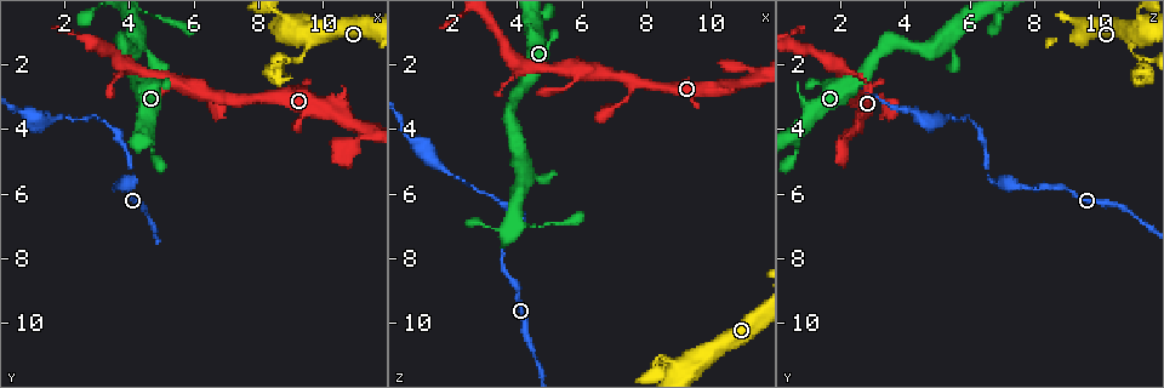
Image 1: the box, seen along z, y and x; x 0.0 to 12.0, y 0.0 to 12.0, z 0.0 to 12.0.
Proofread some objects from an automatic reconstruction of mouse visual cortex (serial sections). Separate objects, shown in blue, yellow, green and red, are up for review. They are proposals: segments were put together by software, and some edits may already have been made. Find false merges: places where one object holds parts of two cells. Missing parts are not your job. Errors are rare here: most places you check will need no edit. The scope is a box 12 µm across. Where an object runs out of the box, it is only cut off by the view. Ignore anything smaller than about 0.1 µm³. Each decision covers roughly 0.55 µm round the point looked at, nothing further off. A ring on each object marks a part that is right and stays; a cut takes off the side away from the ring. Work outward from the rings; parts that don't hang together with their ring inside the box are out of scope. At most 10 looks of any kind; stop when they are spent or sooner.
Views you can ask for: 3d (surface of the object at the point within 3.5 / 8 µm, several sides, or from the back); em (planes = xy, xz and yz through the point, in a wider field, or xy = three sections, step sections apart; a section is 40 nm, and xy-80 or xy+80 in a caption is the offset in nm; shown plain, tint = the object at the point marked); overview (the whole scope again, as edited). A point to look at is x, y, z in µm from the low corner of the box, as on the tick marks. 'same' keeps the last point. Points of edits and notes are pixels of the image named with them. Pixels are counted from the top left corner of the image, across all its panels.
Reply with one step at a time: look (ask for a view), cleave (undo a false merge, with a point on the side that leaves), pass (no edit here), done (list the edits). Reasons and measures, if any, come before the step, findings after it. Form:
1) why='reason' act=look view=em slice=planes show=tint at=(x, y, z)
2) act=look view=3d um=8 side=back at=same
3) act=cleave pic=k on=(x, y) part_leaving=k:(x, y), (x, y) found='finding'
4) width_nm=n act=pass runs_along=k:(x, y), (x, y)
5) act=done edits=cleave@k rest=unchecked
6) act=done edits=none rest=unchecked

why='a fork' act=look view=3d um=8 at=(4.1, 1.3, 5.0)

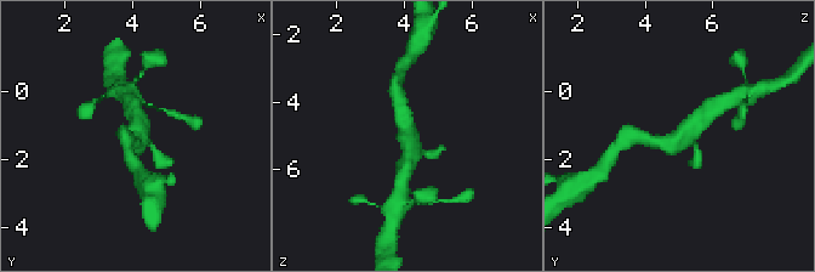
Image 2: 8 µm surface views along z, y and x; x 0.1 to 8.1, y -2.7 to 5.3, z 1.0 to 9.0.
why='shape alone is not enough' act=look view=em slice=xy step=1 show=tint at=(4.2, 1.4, 5.0)

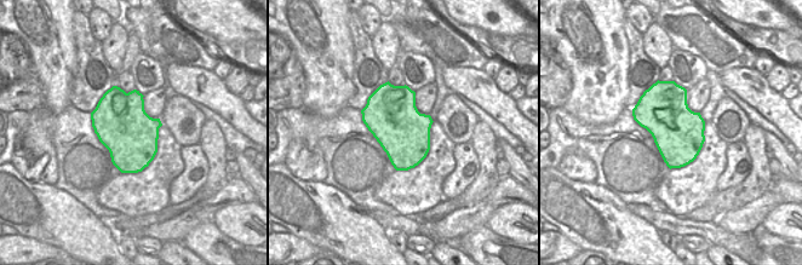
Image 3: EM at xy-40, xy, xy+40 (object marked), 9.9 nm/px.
act=pass runs_along=2:(653, 140), (668, 145), (706, 115) found='continuous, no second cell'

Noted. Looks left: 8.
why='three arms meet' act=look view=3d um=3.5 at=(7.8, 3.1, 2.5)

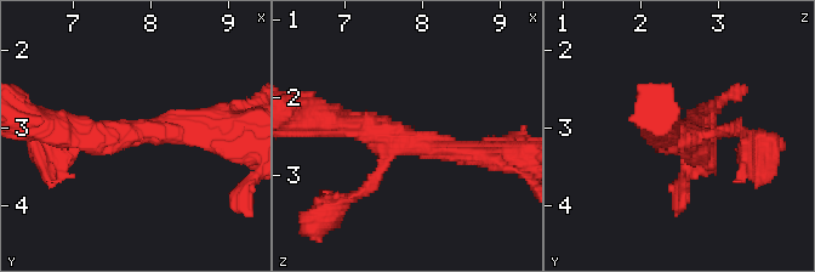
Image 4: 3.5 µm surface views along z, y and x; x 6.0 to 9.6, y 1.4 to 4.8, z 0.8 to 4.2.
arms=3 arm_widths_nm=150,300,300 act=look view=em slice=planes show=tint at=(7.75, 3.05, 2.50)

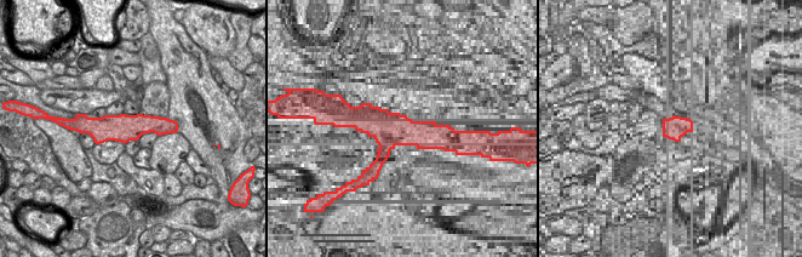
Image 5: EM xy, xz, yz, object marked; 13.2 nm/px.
act=pass runs_along=4:(485, 154), (329, 120) found='all the same cell'

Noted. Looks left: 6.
why='three arms meet' act=look view=3d um=3.5 at=(11.2, 4.0, 2.6)

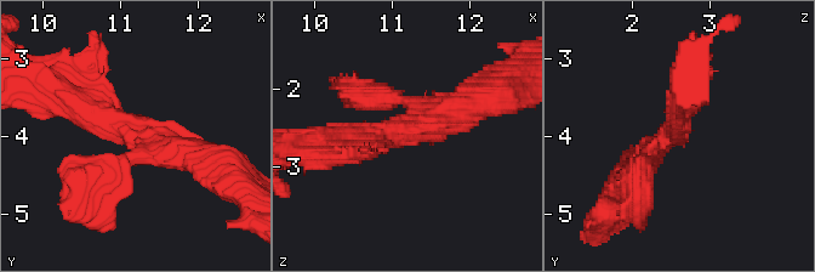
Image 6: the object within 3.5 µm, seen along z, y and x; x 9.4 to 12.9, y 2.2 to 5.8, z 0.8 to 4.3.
arms=3 arm_widths_nm=300,350,350 act=look view=em slice=xy step=1 show=plain at=(11.20, 4.00, 2.55)

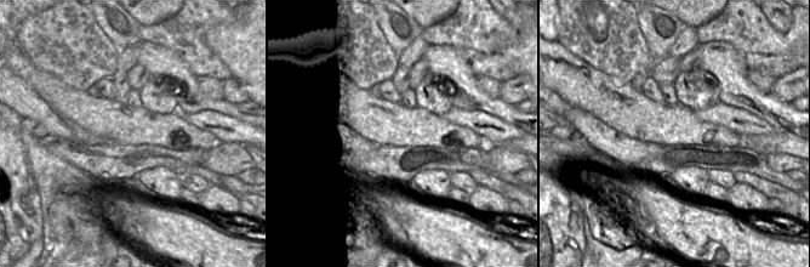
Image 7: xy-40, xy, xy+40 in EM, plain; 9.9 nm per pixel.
why='with the object marked' act=look view=em slice=xy step=1 show=tint at=same

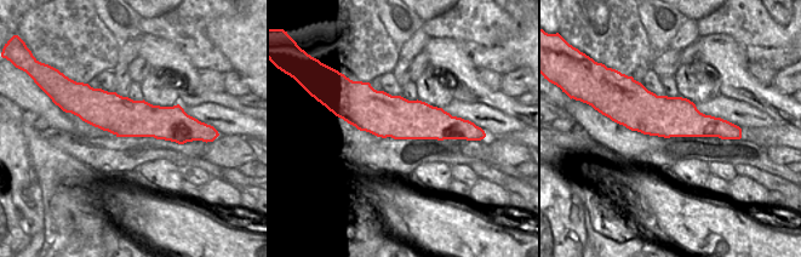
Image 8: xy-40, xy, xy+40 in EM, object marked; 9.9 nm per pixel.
act=pass runs_along=6:(683, 98), (640, 177) found='all the same cell'

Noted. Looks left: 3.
why='sharp bend' act=look view=3d um=3.5 at=(4.0, 5.3, 6.6)

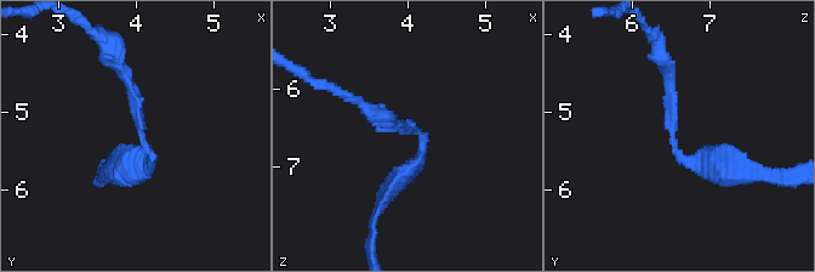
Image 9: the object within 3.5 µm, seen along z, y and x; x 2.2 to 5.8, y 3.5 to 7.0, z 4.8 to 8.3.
arm_widths_nm=150,250 why='shape alone is not enough' act=look view=em slice=xy step=5 show=tint at=(4.05, 5.25, 6.55)

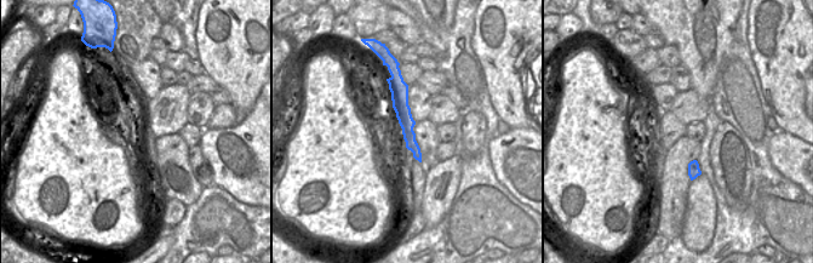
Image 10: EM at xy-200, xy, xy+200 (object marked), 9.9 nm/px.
width_nm=150 act=pass runs_along=10:(395, 80), (410, 141), (418, 156) found='continuous, no second cell'

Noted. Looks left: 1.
act=done edits=none rest=unchecked

